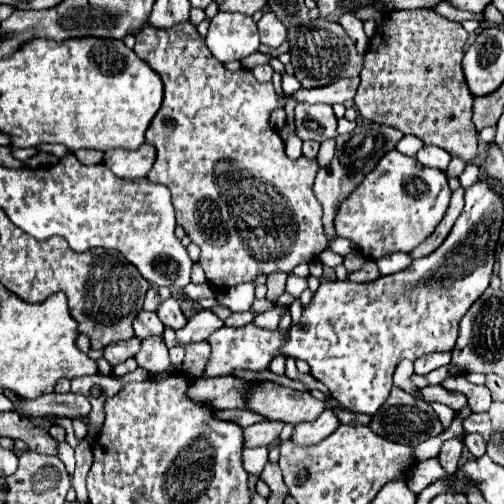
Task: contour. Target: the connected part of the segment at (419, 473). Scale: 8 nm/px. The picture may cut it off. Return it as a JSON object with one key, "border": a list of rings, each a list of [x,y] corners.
{"border":[[[438,458],[424,460],[424,462],[418,462],[418,464],[412,468],[412,472],[410,472],[410,476],[408,476],[408,488],[410,488],[412,492],[420,494],[428,484],[432,484],[432,482],[444,478],[444,476],[446,476],[446,472],[442,470]]]}

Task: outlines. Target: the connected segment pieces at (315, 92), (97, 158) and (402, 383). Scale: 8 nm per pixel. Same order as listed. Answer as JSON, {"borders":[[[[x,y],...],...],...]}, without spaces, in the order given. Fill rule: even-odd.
{"borders":[[[[358,78],[352,80],[340,80],[322,88],[308,88],[300,90],[294,94],[298,102],[326,102],[326,104],[338,104],[346,100],[354,100],[356,88],[358,88]]],[[[78,150],[78,152],[74,152],[76,154],[76,158],[82,162],[82,164],[86,164],[86,166],[90,166],[90,164],[100,164],[102,162],[102,152],[98,152],[98,150]]],[[[400,360],[400,362],[398,362],[398,366],[396,366],[396,372],[394,372],[394,384],[396,384],[396,386],[400,386],[402,390],[406,390],[408,394],[416,396],[416,392],[414,392],[416,388],[414,388],[414,384],[410,382],[412,372],[414,372],[412,362],[410,362],[410,360]]]]}

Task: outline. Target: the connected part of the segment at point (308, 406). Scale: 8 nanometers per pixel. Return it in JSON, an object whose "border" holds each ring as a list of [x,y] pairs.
{"border":[[[272,382],[256,386],[256,394],[252,394],[248,402],[248,410],[254,410],[268,420],[282,420],[288,424],[316,420],[324,408],[324,402],[316,400],[310,392],[284,388]]]}

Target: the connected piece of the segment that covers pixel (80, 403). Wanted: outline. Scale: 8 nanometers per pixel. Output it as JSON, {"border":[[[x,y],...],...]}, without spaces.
{"border":[[[46,394],[36,400],[28,400],[24,396],[18,396],[18,406],[14,404],[14,410],[22,416],[46,416],[46,414],[58,414],[66,418],[84,418],[84,406],[88,400],[82,394]]]}

